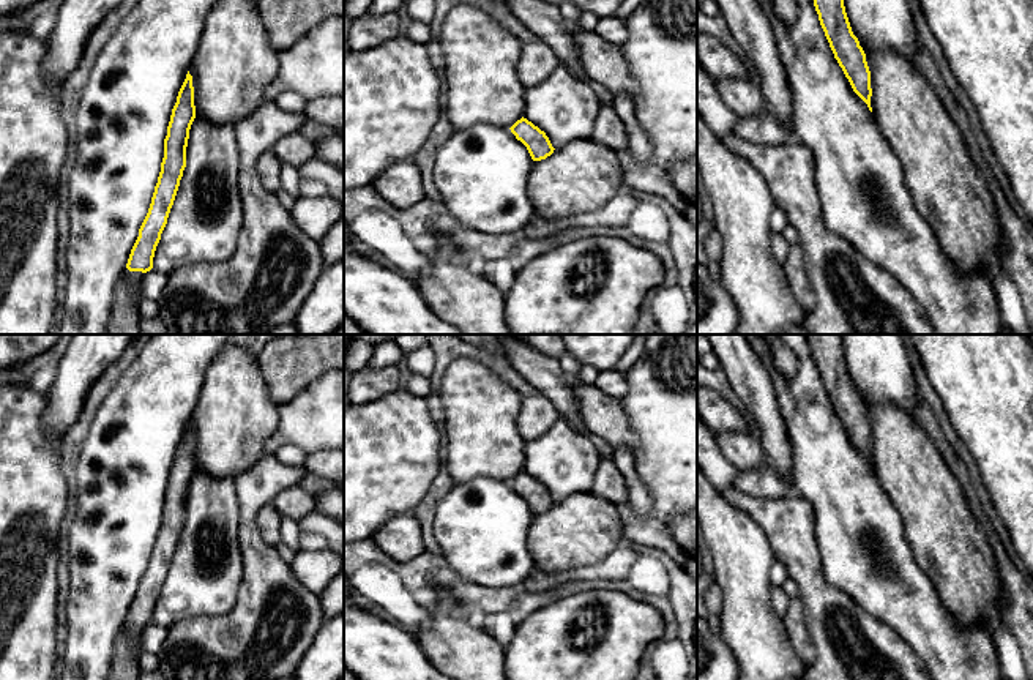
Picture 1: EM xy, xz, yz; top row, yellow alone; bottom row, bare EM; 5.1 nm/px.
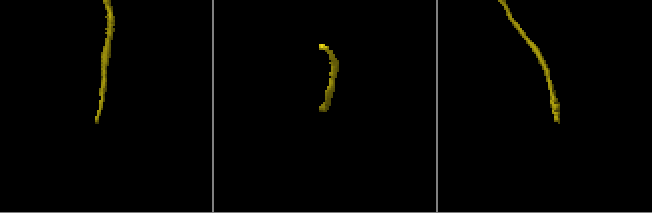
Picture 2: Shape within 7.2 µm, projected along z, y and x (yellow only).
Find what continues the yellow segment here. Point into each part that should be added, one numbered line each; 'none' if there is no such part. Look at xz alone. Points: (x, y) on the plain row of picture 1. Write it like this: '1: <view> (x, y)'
1: xz (581, 530)

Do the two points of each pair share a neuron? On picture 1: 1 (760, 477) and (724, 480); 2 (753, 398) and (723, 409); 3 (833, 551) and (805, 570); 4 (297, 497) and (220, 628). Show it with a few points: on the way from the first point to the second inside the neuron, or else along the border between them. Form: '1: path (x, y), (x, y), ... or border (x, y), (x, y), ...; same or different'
1: border (718, 445), (721, 453), (737, 469), (735, 486); different
2: border (746, 414), (753, 422); different
3: border (812, 524), (824, 578), (841, 590); different
4: border (298, 485), (284, 488), (272, 504); different

